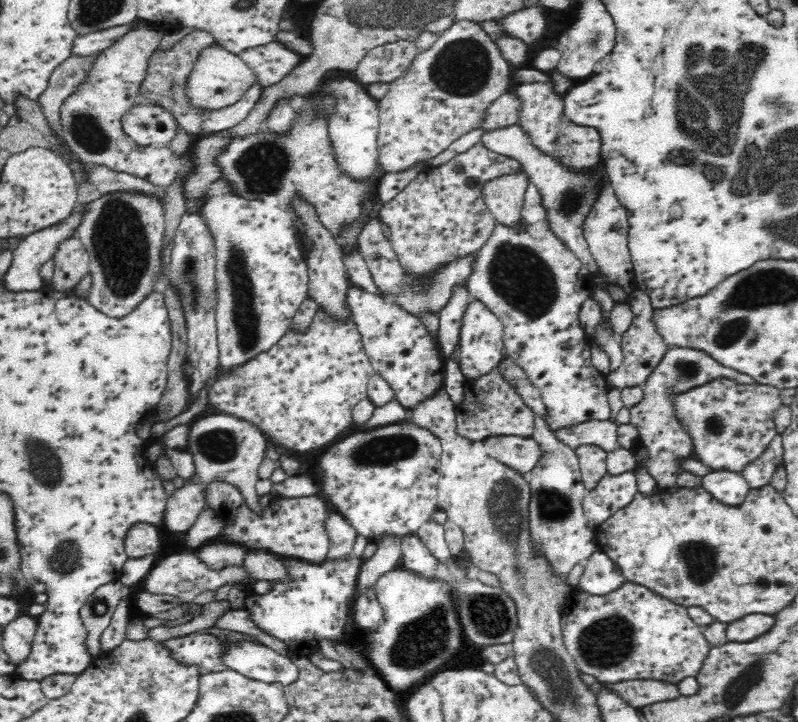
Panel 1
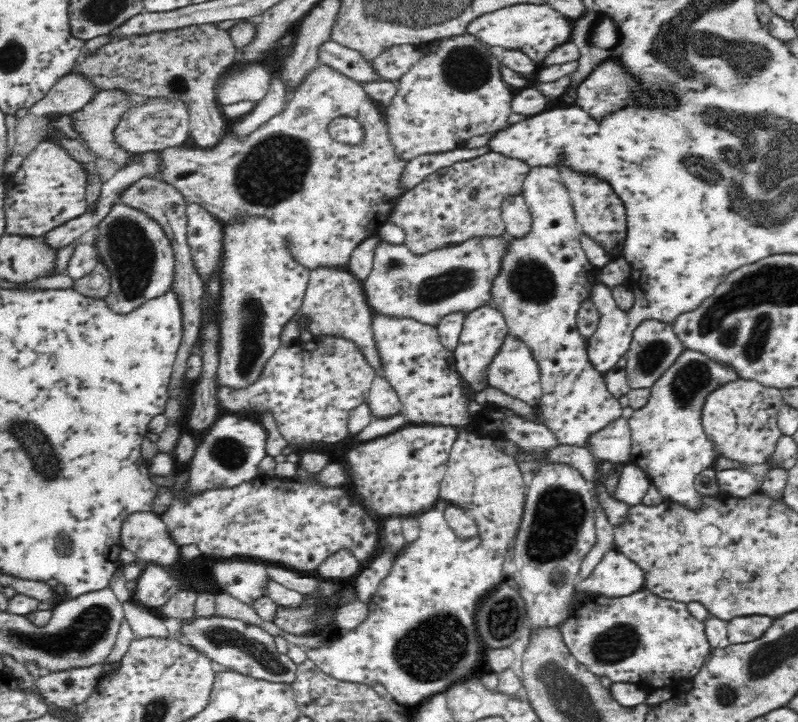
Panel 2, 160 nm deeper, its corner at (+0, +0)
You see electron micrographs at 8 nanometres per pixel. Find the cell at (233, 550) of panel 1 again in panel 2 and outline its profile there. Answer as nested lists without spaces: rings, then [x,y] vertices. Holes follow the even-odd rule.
[[[216,557],[212,562],[210,572],[215,577],[215,583],[219,589],[226,591],[227,594],[246,605],[253,605],[258,598],[262,597],[262,590],[266,582],[270,580],[263,562],[242,557]]]

